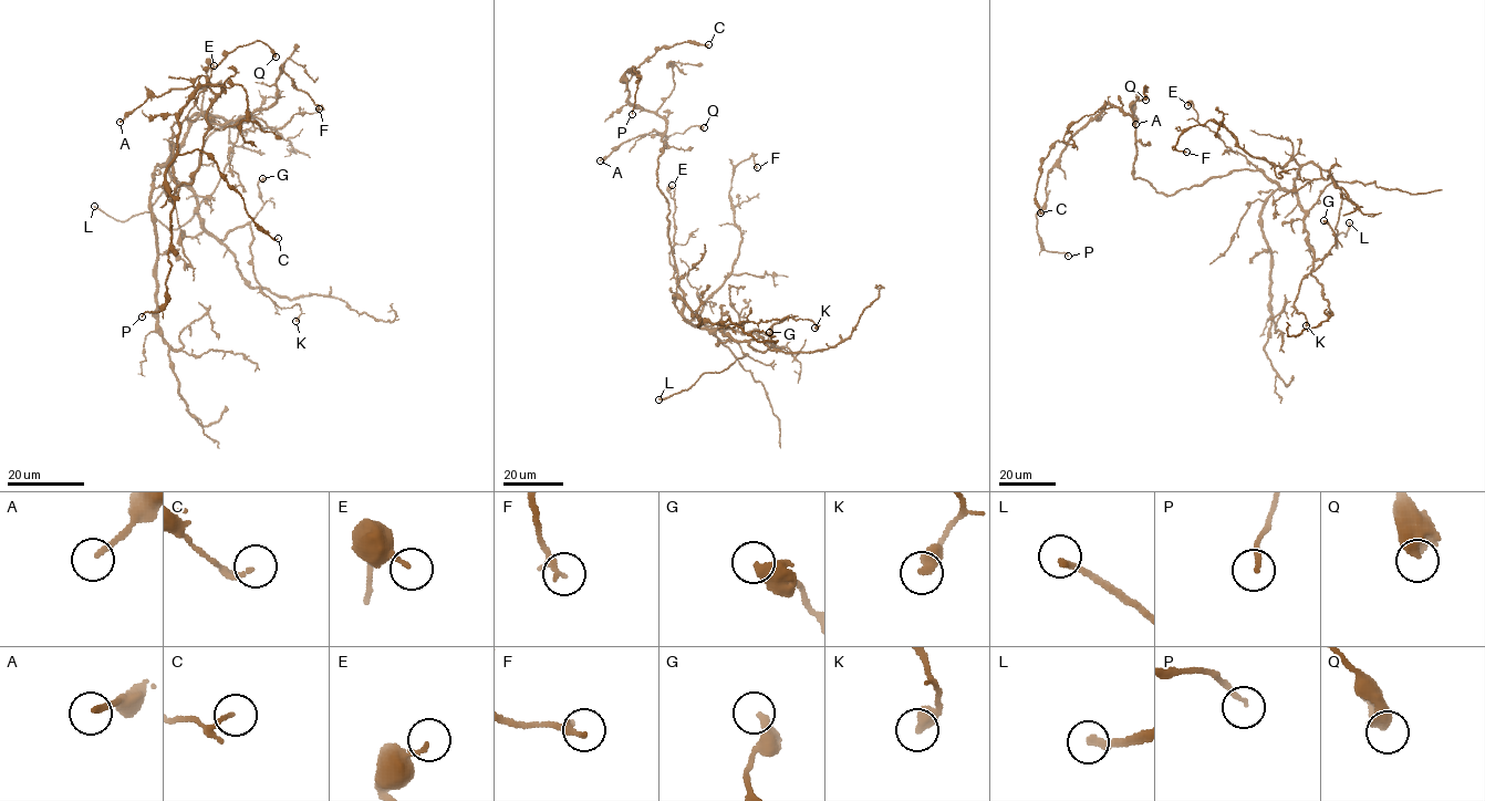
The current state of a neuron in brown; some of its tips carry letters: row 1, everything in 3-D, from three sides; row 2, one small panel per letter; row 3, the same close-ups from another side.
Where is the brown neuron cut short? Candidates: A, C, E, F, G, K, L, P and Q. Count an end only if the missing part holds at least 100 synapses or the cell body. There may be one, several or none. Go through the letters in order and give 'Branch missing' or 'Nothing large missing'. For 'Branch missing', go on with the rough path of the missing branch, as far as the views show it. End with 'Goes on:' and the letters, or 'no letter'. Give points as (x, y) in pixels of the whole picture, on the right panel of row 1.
A: Nothing large missing
C: Nothing large missing
E: Nothing large missing
F: Nothing large missing
G: Nothing large missing
K: Nothing large missing
L: Branch missing. Course of what is missing: (1349, 222), (1340, 212), (1335, 215)
P: Nothing large missing
Q: Nothing large missing
Goes on: L

